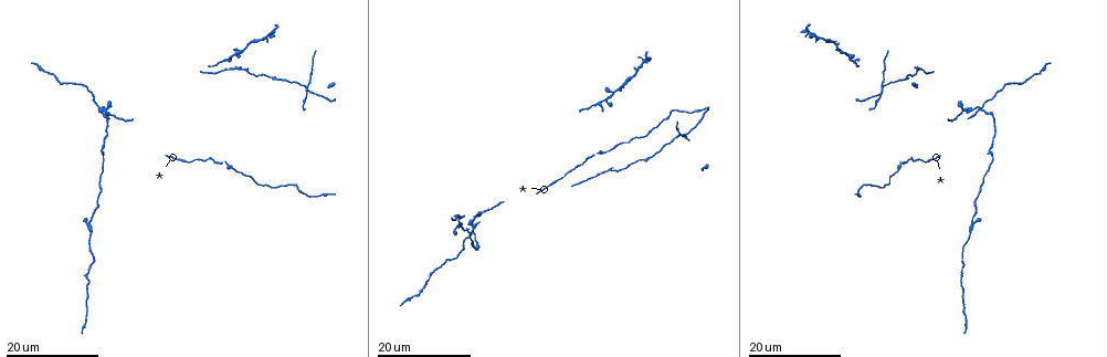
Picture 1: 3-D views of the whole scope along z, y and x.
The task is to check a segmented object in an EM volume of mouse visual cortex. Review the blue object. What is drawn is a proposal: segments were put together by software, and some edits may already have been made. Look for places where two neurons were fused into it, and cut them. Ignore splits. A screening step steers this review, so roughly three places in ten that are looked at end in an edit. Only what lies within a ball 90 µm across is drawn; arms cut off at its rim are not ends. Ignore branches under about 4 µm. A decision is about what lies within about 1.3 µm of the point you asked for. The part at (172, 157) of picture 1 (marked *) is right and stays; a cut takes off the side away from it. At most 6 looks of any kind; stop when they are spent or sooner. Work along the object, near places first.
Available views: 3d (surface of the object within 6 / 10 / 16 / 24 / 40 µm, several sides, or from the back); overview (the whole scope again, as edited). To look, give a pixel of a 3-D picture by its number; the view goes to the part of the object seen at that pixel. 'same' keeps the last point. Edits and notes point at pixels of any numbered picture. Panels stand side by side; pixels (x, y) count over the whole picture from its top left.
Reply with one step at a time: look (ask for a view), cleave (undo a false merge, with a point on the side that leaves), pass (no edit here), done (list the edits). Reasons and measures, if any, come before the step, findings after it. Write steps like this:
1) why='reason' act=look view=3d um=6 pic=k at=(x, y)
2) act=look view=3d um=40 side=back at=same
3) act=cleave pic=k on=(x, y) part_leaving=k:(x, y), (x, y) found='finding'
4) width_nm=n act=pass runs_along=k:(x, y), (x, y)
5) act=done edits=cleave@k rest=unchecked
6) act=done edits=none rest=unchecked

why='two arms in line, one across' act=look view=3d um=16 pic=1 at=(91, 224)

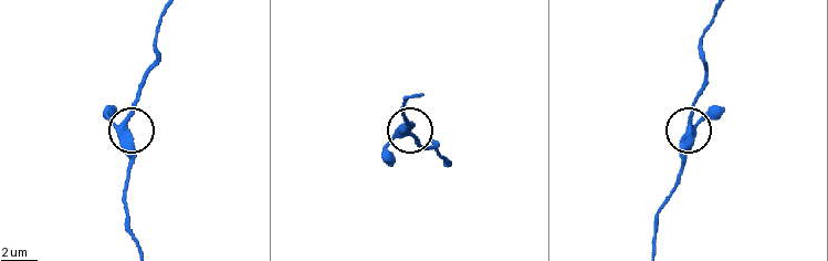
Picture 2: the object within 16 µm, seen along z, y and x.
why='closer look' act=look view=3d um=6 pic=2 at=(126, 125)

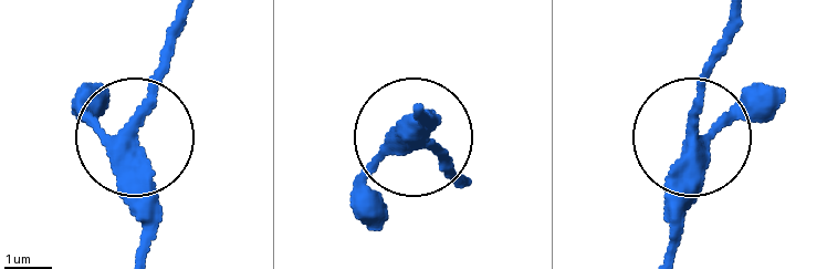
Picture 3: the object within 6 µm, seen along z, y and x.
act=pass runs_along=3:(735, 20), (703, 92), (672, 258) found='continuous, no second neuron'

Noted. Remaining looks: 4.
why='four arms meet' act=look view=3d um=24 pic=1 at=(979, 106)

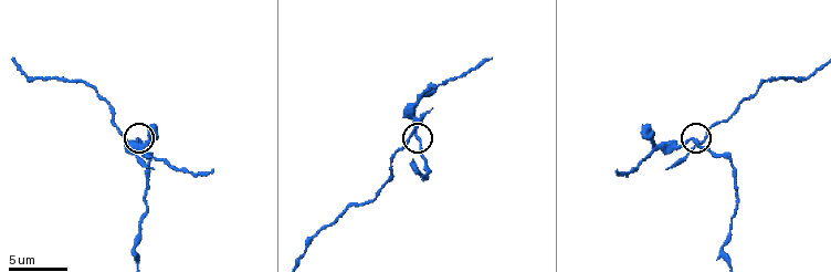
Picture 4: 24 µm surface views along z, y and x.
why='closer look' act=look view=3d um=6 pic=4 at=(416, 139)

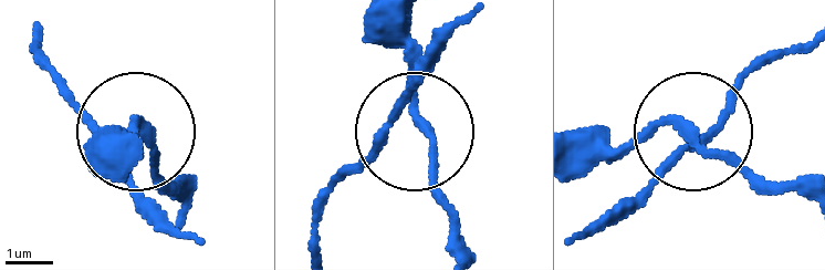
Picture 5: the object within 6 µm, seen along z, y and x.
width_nm=190 act=pass found='one neuron here'

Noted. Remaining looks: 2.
why='three arms meet' act=look view=3d um=16 pic=1 at=(243, 50)

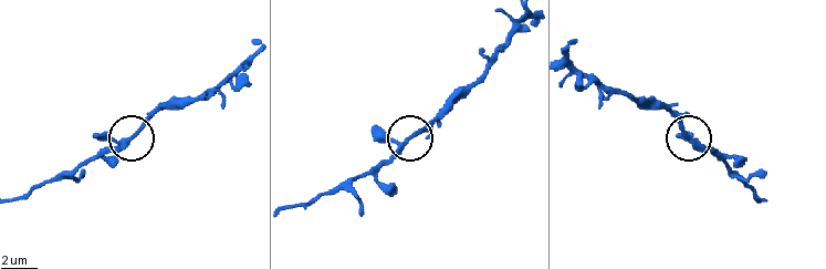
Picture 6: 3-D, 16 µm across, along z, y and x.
act=look view=3d um=10 pic=6 at=(695, 140)

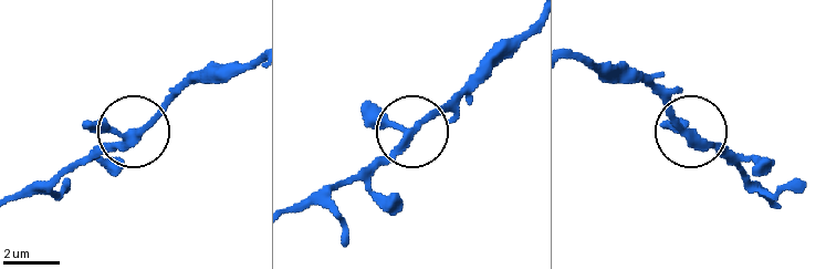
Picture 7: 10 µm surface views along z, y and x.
arms=3 act=pass found='one neuron here'

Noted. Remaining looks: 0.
act=done edits=none rest=unchecked

